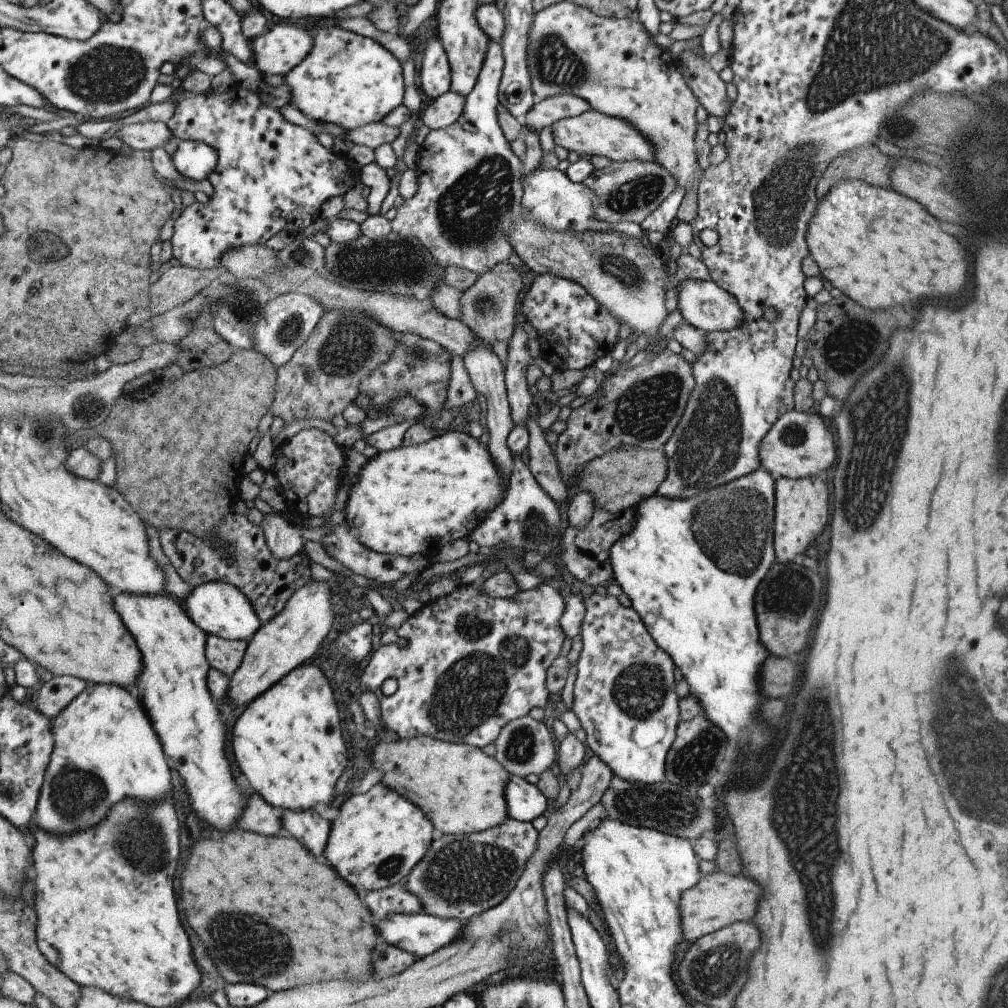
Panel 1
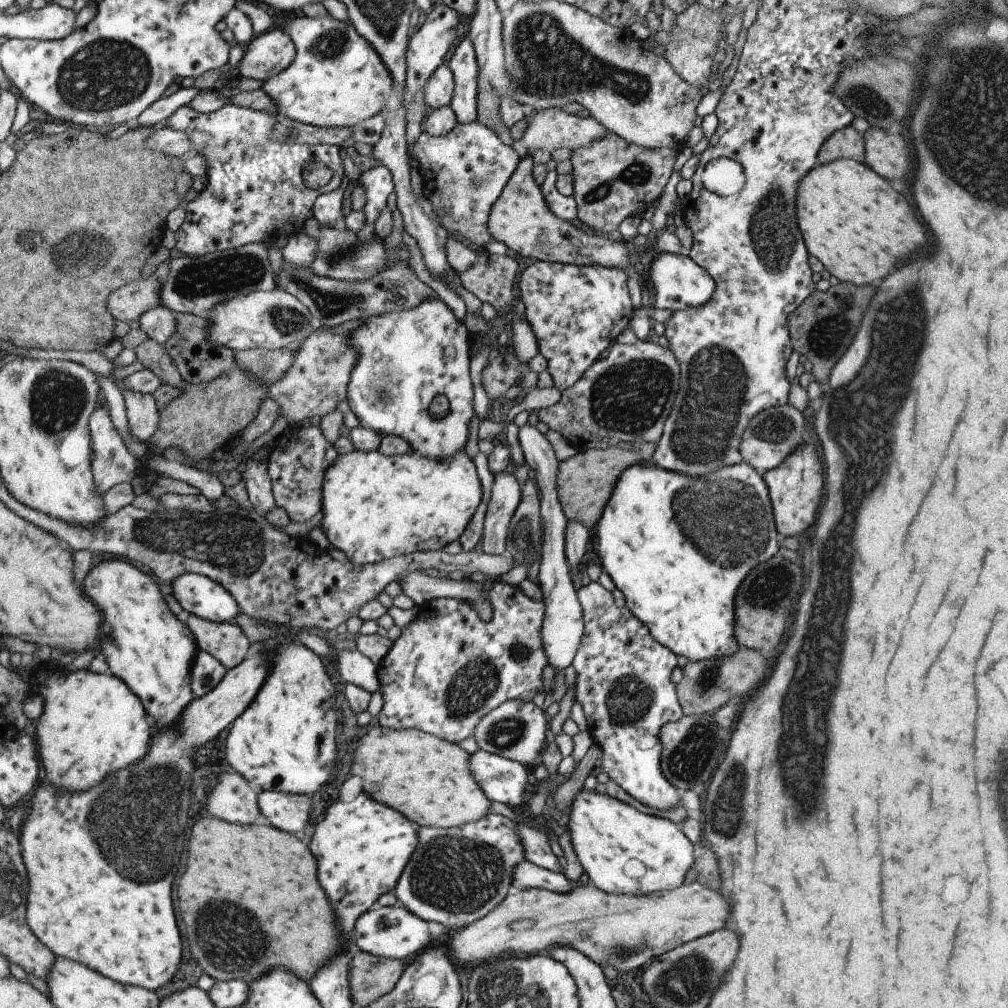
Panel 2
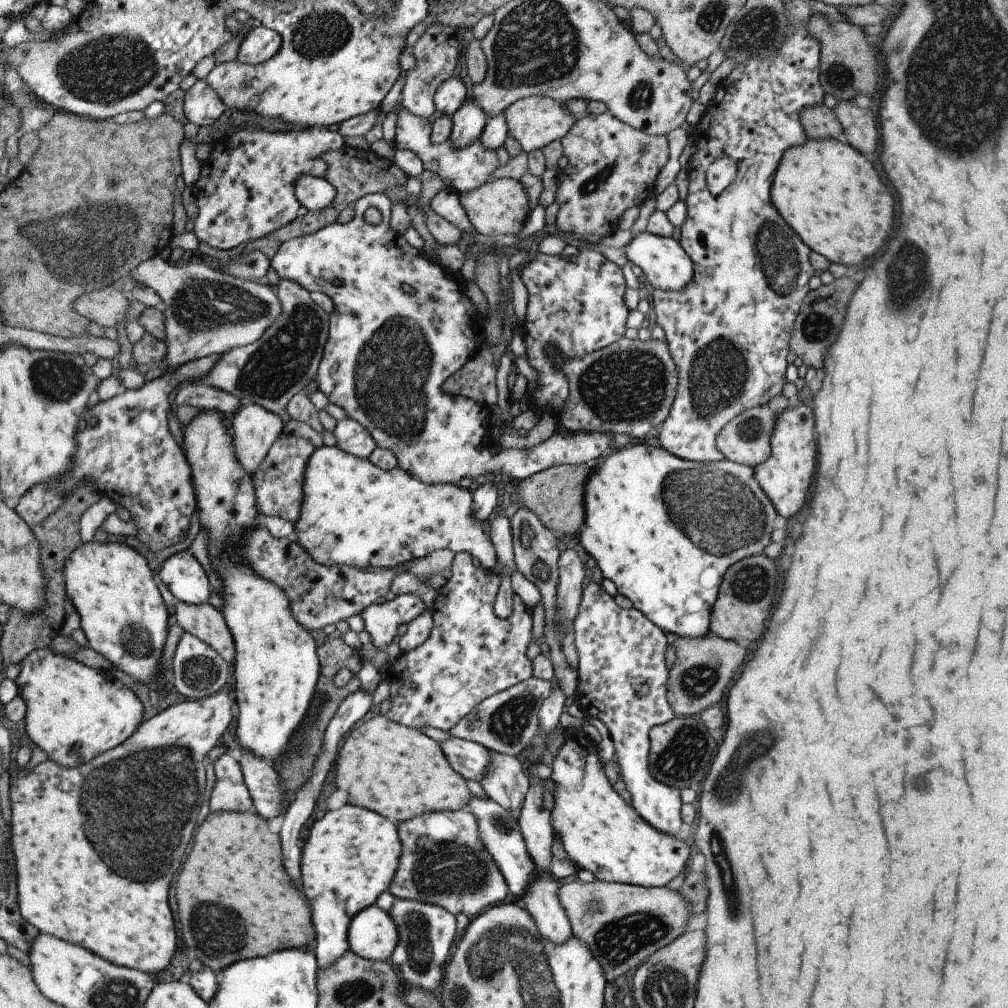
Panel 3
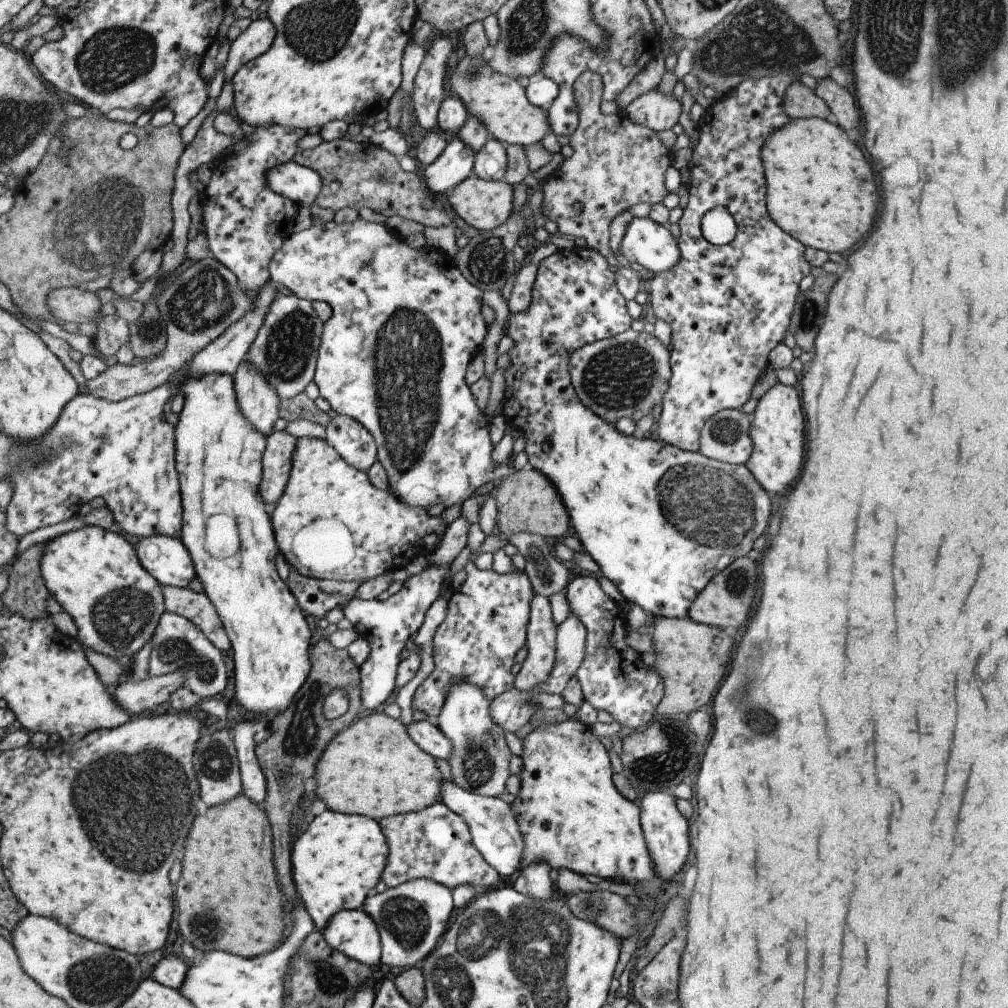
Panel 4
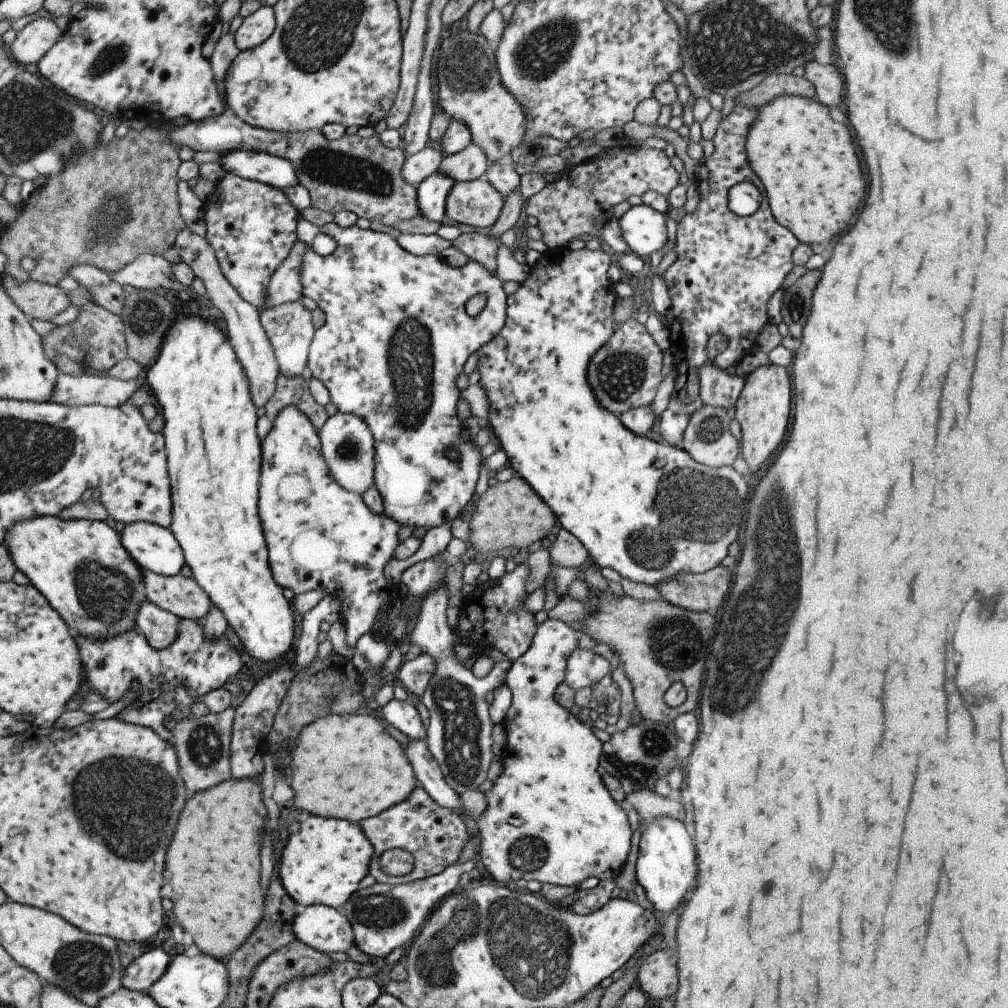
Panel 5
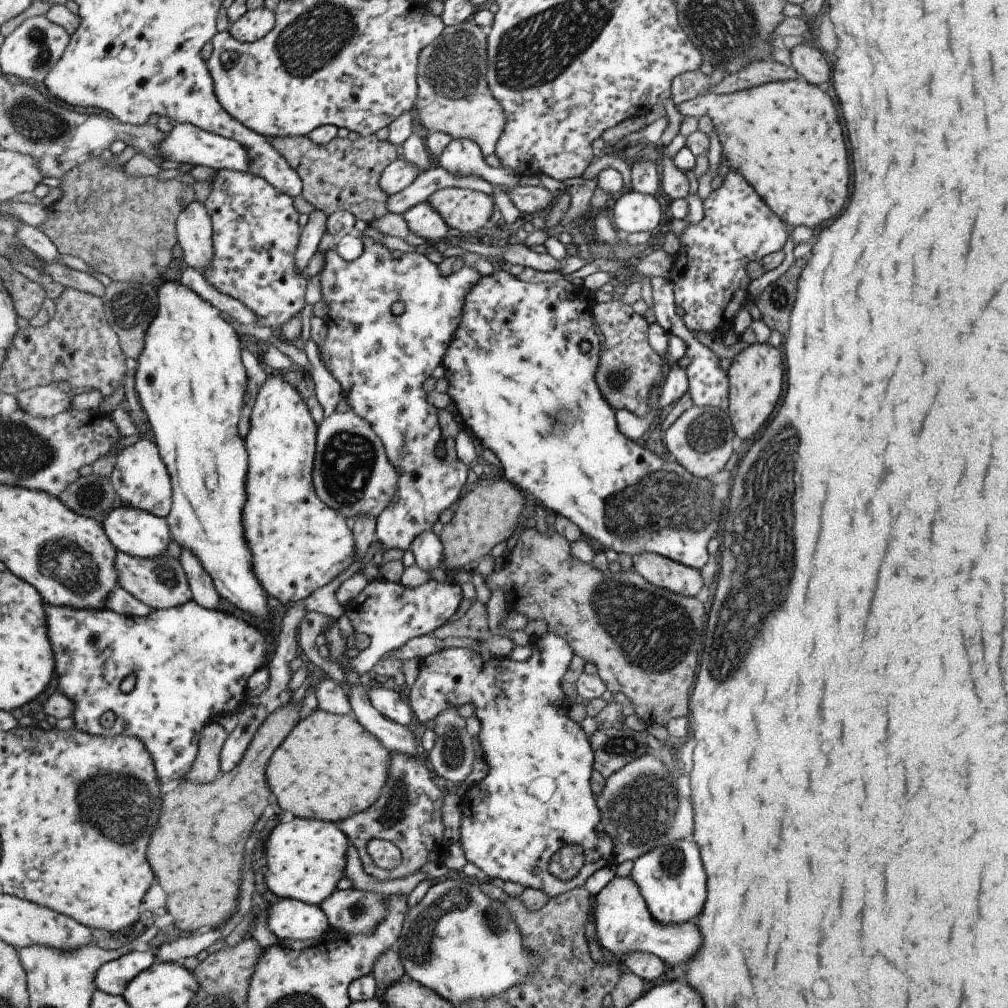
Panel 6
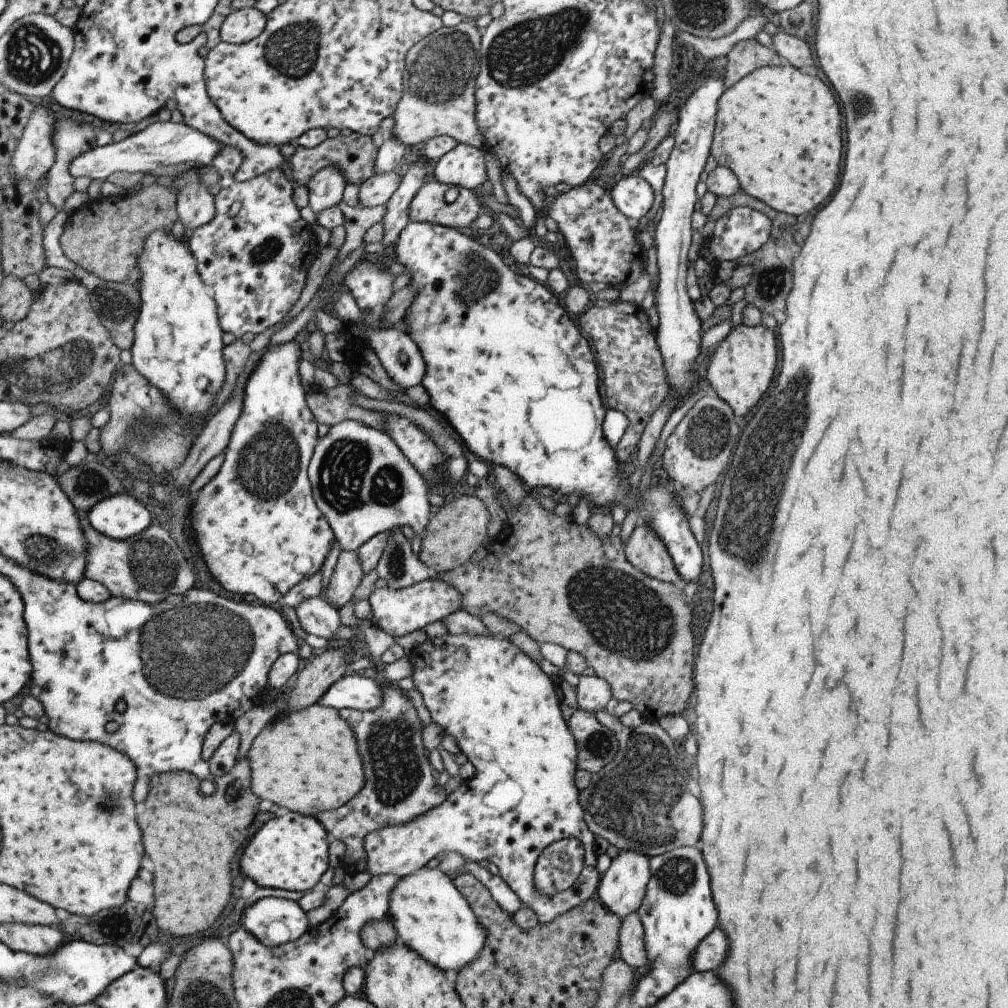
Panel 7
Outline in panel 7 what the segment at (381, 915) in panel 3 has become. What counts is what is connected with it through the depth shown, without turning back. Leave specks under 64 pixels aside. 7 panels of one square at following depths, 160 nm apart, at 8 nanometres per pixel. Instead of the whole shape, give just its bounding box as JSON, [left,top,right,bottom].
[241,897,309,946]

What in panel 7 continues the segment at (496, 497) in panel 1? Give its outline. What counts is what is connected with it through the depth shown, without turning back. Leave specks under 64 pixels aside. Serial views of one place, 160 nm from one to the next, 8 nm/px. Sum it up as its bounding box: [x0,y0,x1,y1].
[189,339,462,638]

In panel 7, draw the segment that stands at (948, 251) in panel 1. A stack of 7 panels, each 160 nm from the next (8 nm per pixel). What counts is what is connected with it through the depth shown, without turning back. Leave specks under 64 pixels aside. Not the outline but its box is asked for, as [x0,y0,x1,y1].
[710,63,841,216]

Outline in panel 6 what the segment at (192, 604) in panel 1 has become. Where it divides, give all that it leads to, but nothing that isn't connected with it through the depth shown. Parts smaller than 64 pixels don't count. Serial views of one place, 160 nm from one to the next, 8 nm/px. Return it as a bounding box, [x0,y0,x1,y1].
[100,504,169,558]

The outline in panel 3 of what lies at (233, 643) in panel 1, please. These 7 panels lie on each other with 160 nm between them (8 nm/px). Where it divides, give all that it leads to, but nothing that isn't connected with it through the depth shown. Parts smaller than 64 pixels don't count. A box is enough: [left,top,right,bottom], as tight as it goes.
[171,601,235,662]

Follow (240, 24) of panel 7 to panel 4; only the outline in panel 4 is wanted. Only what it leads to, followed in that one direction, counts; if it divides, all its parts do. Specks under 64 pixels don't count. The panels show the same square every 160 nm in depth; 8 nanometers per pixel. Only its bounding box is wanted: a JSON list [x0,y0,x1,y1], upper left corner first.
[209,16,276,98]

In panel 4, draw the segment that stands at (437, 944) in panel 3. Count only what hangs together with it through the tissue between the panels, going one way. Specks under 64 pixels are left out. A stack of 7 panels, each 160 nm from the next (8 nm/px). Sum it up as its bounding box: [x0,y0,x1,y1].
[361,877,455,968]

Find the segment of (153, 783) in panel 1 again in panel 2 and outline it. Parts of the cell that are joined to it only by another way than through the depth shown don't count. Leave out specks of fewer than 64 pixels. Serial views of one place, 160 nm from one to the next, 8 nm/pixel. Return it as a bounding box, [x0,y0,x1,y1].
[29,670,151,790]

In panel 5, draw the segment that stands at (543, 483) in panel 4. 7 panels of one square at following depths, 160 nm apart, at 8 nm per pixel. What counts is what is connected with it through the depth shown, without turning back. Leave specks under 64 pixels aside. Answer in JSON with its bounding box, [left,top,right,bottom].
[464,475,557,554]

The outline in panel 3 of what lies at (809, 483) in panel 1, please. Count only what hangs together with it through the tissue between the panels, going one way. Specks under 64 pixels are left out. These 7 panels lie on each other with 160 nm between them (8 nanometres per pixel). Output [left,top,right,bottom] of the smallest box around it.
[752,399,815,518]

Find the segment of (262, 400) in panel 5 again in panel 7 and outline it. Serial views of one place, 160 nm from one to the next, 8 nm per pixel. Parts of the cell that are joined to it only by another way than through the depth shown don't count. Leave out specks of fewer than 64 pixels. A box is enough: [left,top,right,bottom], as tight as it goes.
[171,168,215,230]

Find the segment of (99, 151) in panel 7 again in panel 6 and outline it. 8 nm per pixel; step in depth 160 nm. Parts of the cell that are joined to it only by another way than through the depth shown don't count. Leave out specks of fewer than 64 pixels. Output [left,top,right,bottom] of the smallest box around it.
[154,122,250,172]

